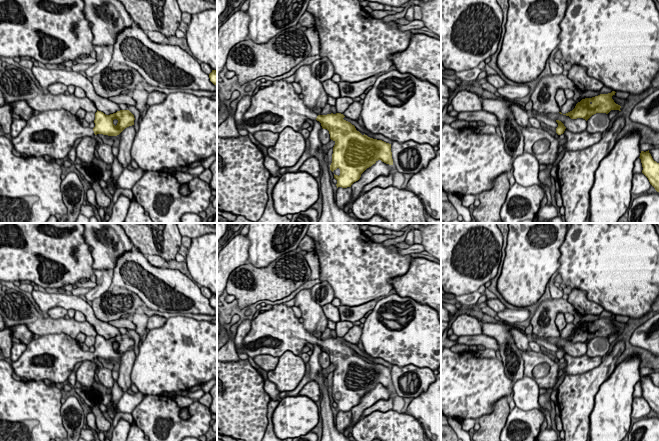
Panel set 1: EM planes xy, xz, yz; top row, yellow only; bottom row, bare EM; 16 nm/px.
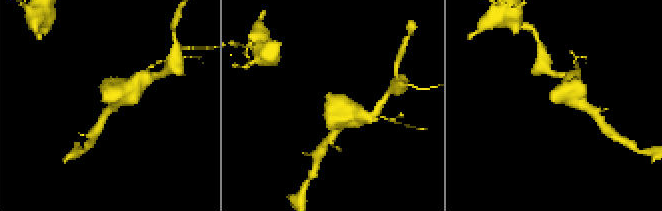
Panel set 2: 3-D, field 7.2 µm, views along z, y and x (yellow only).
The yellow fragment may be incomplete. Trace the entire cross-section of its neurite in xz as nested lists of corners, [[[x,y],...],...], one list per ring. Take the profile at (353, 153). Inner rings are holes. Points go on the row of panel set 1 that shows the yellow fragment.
[[[281,79],[273,81],[270,86],[259,89],[259,91],[252,96],[251,105],[245,112],[243,121],[237,128],[245,129],[251,134],[258,131],[271,131],[279,134],[286,127],[301,132],[302,125],[307,119],[319,121],[322,128],[329,131],[330,139],[335,142],[330,170],[333,172],[337,168],[340,169],[339,176],[334,174],[334,178],[337,180],[336,186],[337,188],[347,188],[358,181],[361,174],[378,160],[393,165],[393,159],[391,144],[370,138],[365,134],[362,135],[356,130],[354,125],[344,120],[344,117],[341,113],[318,115],[304,105],[301,95],[295,92],[292,83]]]

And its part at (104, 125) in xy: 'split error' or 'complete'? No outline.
split error

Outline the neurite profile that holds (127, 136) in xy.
[[[129,126],[125,128],[120,134],[120,144],[119,144],[119,153],[117,159],[123,168],[127,168],[131,164],[131,148],[136,135],[136,130],[134,126]]]

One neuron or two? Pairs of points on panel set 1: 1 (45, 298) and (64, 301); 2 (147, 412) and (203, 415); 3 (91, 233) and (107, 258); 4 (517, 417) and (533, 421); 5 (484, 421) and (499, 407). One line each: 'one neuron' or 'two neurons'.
1: one neuron
2: one neuron
3: one neuron
4: one neuron
5: one neuron

